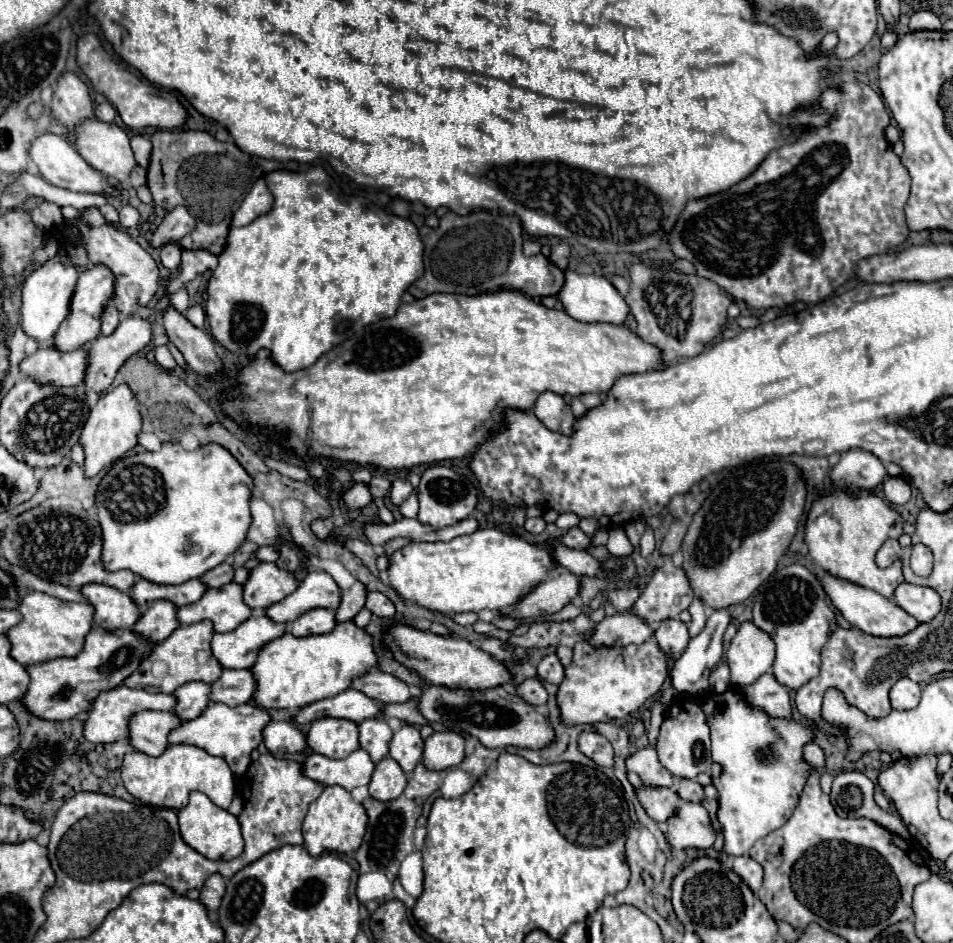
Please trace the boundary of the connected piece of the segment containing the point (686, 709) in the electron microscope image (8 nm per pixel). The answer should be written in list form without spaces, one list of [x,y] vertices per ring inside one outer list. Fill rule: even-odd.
[[[676,696],[674,702],[668,706],[666,718],[660,726],[658,746],[656,746],[658,758],[664,768],[668,768],[676,778],[696,778],[702,772],[710,770],[712,758],[710,758],[710,728],[706,724],[706,716],[702,712],[702,706],[688,698],[688,696]]]

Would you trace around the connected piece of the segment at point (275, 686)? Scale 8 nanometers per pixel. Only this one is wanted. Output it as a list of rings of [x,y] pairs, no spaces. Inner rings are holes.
[[[354,620],[340,622],[330,634],[322,636],[304,636],[296,638],[286,632],[280,640],[272,640],[266,644],[252,672],[258,680],[258,688],[254,694],[254,702],[266,710],[270,708],[286,708],[296,712],[312,702],[336,696],[350,688],[352,680],[376,670],[378,656],[372,648],[372,636],[354,624]]]

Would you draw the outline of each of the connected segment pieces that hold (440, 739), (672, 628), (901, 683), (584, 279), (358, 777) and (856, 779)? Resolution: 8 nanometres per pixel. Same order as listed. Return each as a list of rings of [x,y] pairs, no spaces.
[[[444,730],[434,732],[424,742],[424,766],[428,770],[446,770],[452,766],[458,766],[464,760],[464,744],[466,738],[458,732]]]
[[[664,620],[664,622],[660,622],[654,636],[656,636],[660,648],[670,658],[678,658],[686,650],[686,646],[690,642],[688,628],[686,628],[686,624],[682,620]]]
[[[900,678],[890,690],[890,702],[894,710],[910,710],[920,702],[920,686],[910,678]]]
[[[566,270],[566,282],[564,288],[558,294],[558,300],[564,304],[564,310],[580,322],[610,322],[610,324],[624,324],[628,316],[628,306],[620,292],[604,278],[596,274],[576,274]]]
[[[358,748],[348,758],[326,758],[322,754],[308,754],[304,764],[304,774],[312,780],[328,784],[338,784],[346,788],[348,792],[356,786],[364,786],[370,782],[370,776],[374,772],[374,762],[370,760],[368,752]]]
[[[840,772],[832,782],[830,792],[832,806],[842,818],[868,818],[882,828],[898,834],[904,840],[910,840],[908,830],[900,816],[894,816],[882,810],[874,802],[874,782],[866,778],[862,772]]]

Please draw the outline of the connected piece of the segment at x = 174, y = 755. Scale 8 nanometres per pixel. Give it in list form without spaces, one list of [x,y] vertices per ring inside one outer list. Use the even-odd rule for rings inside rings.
[[[188,744],[170,746],[164,756],[148,756],[144,752],[130,752],[122,762],[122,782],[126,790],[144,804],[158,808],[180,810],[188,804],[188,794],[194,790],[204,792],[216,806],[228,808],[234,798],[234,774],[224,758],[210,756],[206,750]]]

